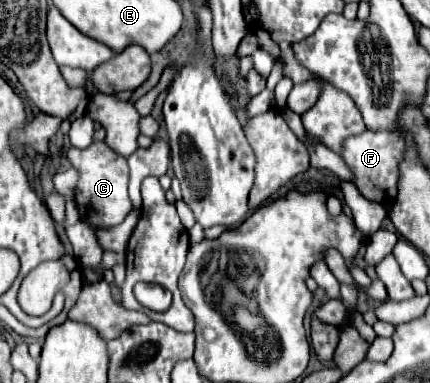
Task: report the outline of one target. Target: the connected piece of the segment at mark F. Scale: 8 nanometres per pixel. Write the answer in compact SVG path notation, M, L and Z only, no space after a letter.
M365 131L357 137L351 137L343 145L343 161L355 173L355 185L367 199L377 201L377 203L383 203L385 195L389 199L395 199L403 147L405 143L397 133L373 133L373 131Z

